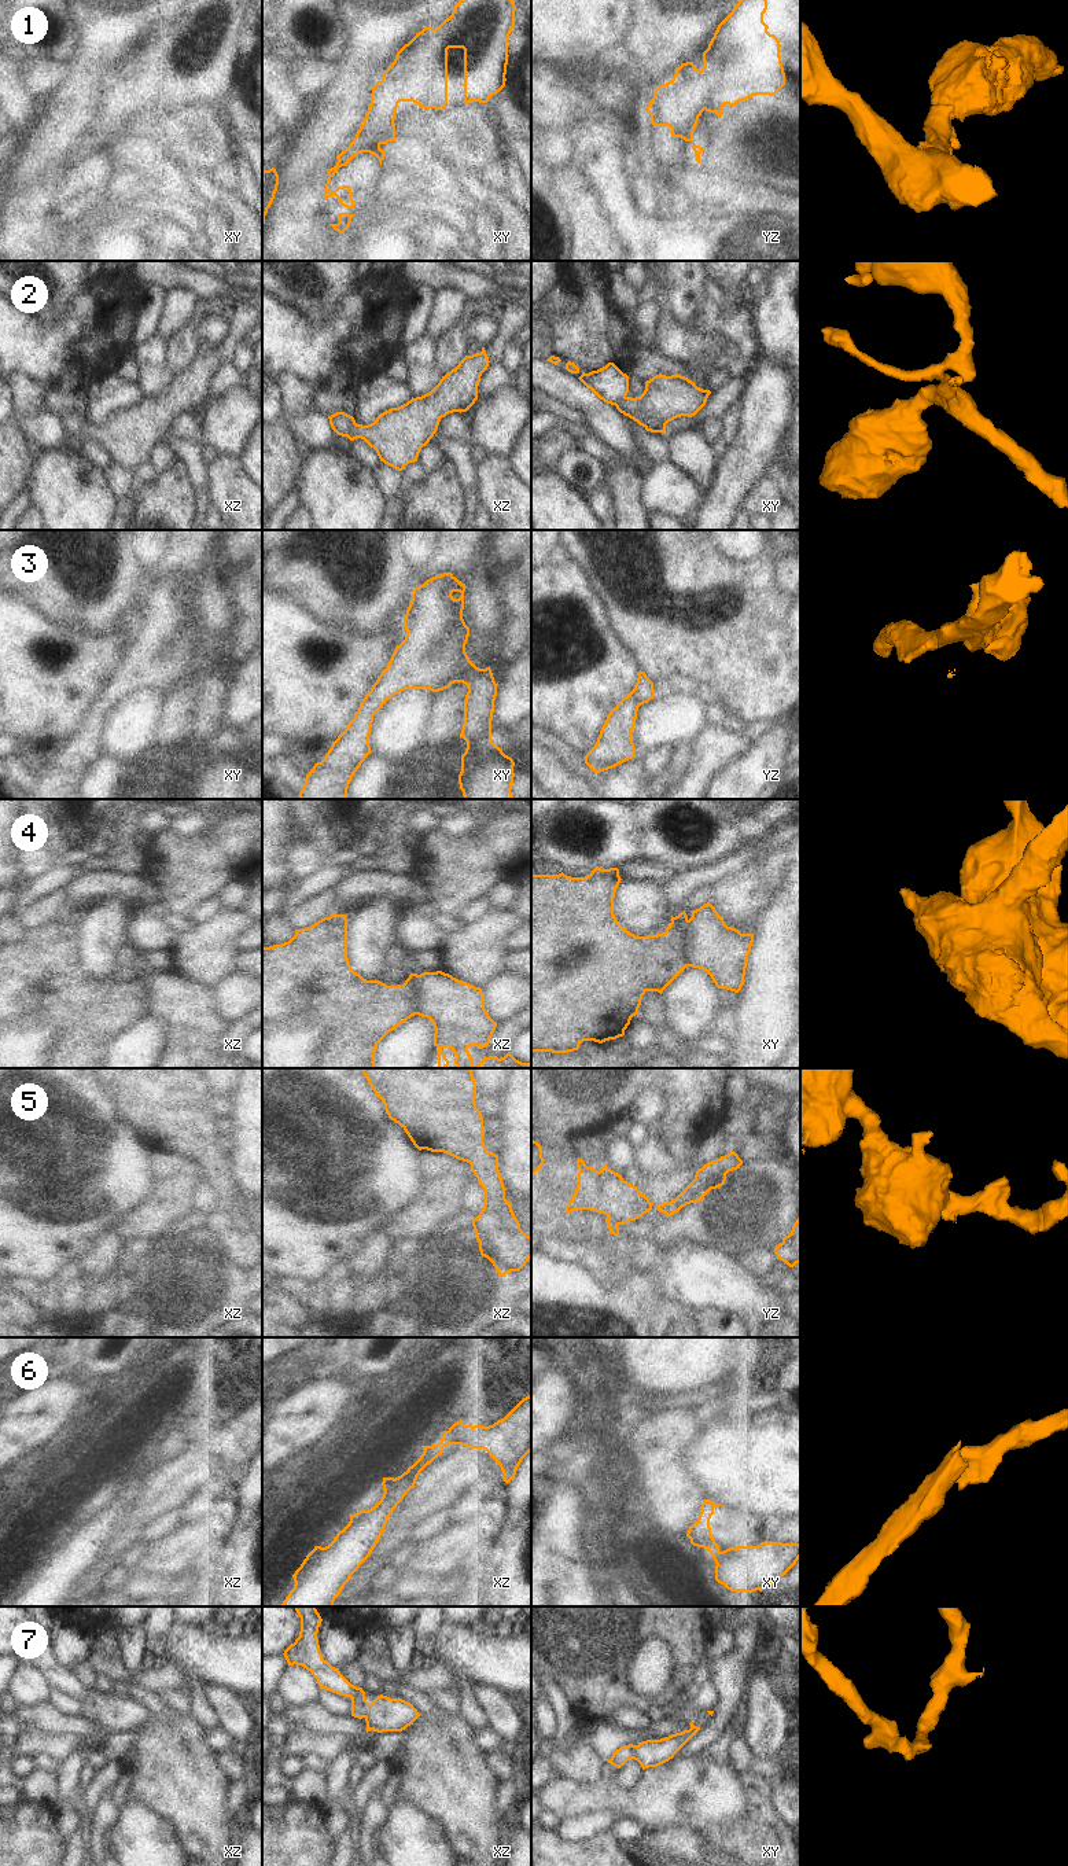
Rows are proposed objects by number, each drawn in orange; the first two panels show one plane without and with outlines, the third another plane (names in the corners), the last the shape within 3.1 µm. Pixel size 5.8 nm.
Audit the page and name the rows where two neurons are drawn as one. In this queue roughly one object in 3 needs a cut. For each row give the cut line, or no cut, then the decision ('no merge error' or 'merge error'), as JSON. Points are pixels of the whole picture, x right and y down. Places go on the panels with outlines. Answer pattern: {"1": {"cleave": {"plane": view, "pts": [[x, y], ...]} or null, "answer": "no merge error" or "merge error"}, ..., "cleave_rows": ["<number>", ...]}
{"1": {"cleave": null, "answer": "no merge error"}, "2": {"cleave": {"plane": "xz", "pts": [[356, 423], [346, 435]]}, "answer": "merge error"}, "3": {"cleave": null, "answer": "no merge error"}, "4": {"cleave": {"plane": "xy", "pts": [[688, 920], [685, 931], [687, 965]]}, "answer": "merge error"}, "5": {"cleave": null, "answer": "no merge error"}, "6": {"cleave": {"plane": "xy", "pts": [[718, 1550], [710, 1553]]}, "answer": "merge error"}, "7": {"cleave": null, "answer": "no merge error"}, "cleave_rows": ["2", "4", "6"]}

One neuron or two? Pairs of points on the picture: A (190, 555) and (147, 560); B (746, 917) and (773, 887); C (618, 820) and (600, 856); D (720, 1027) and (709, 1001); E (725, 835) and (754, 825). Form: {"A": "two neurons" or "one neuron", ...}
{"A": "two neurons", "B": "two neurons", "C": "one neuron", "D": "two neurons", "E": "two neurons"}

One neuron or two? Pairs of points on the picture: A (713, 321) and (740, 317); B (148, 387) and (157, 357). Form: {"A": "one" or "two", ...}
{"A": "one", "B": "one"}

